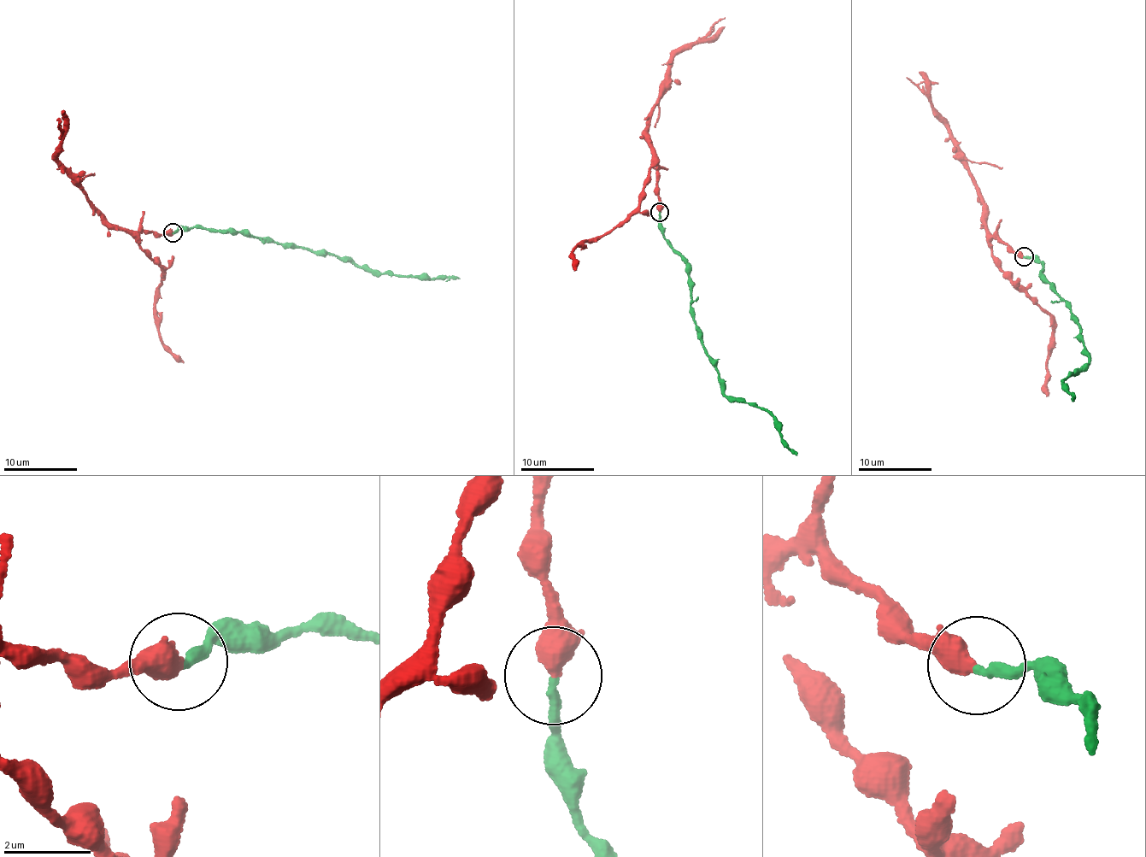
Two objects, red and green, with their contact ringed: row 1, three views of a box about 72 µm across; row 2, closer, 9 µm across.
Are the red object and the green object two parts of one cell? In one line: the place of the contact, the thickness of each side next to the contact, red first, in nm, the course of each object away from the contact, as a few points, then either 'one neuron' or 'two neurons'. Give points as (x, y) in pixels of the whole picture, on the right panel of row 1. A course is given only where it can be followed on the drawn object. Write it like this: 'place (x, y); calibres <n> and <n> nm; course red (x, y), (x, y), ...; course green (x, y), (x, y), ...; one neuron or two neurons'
place (1024, 256); calibres 500 and 190 nm; course red (1024, 255), (1013, 254), (1007, 243), (989, 235), (979, 191), (945, 120), (932, 106), (927, 79), (919, 72); course green (1024, 255), (1038, 259), (1043, 276), (1069, 302), (1077, 318), (1089, 360), (1061, 378), (1072, 401); one neuron

